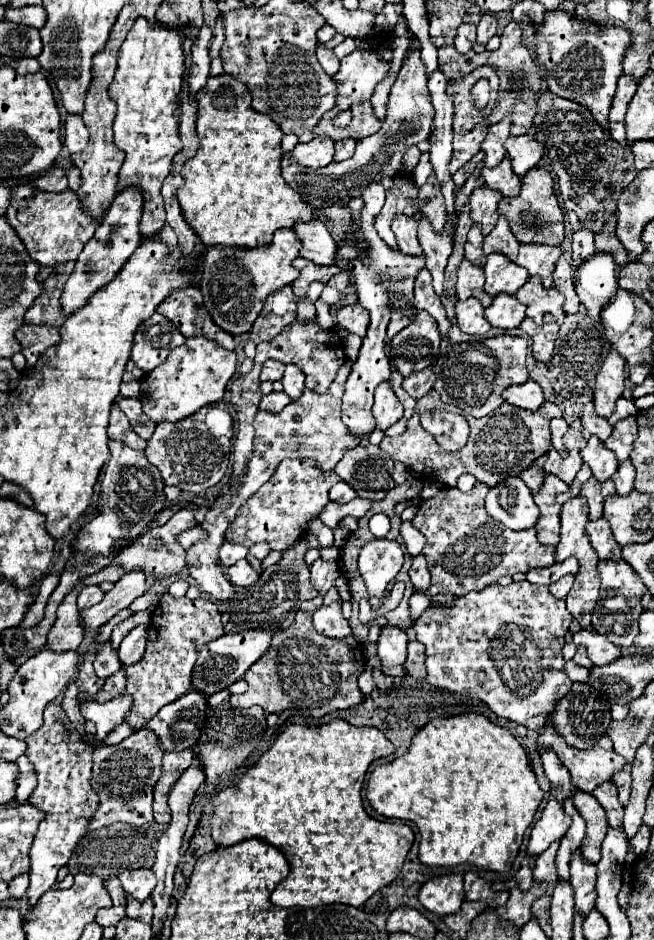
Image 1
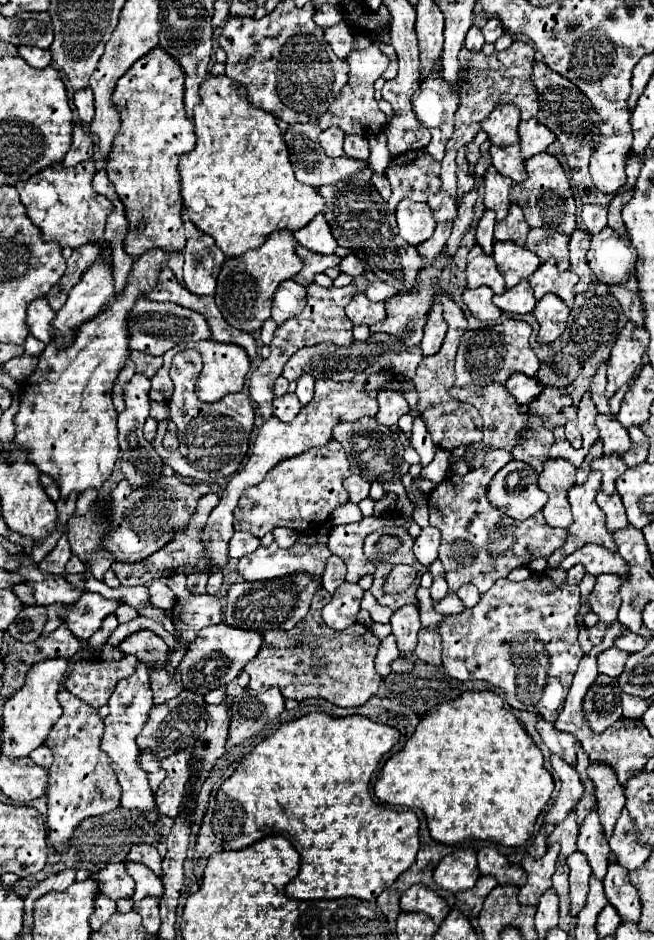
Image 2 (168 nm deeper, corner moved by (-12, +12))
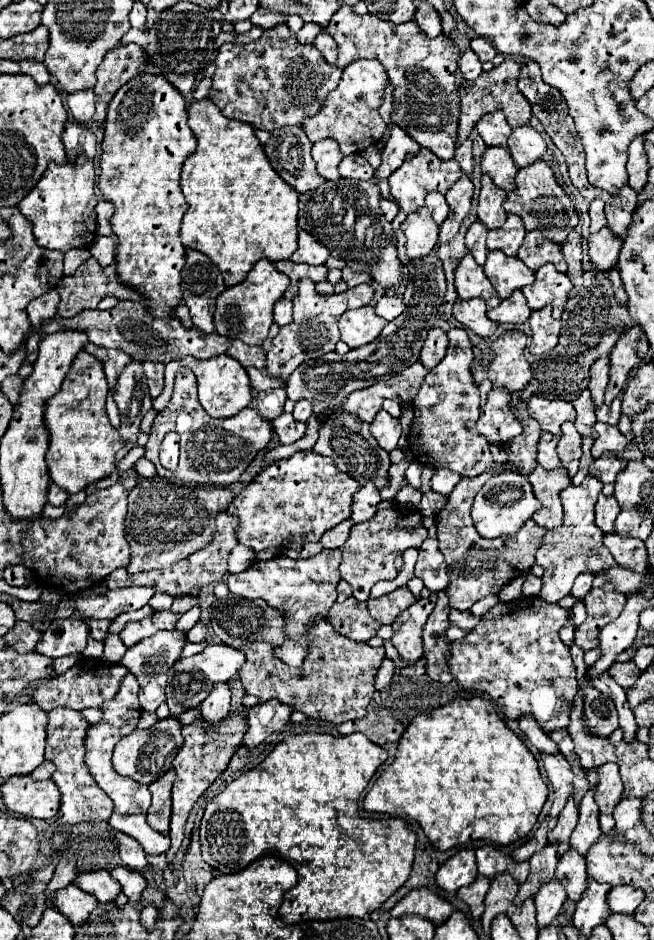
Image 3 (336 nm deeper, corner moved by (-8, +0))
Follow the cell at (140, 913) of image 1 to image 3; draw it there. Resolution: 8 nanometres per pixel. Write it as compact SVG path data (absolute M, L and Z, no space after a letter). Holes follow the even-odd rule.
M118 866L114 870L110 870L112 878L120 882L122 886L122 892L128 896L128 902L132 906L138 906L140 900L142 900L142 892L148 888L148 882L146 878L140 874L140 872L132 872L128 870L126 866Z

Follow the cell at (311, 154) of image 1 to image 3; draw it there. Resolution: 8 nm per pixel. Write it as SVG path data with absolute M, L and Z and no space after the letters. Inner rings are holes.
M328 138L328 140L320 140L312 146L312 158L316 160L316 168L320 172L320 176L324 176L326 180L338 180L340 172L338 172L338 164L342 160L342 152L338 148L338 142Z

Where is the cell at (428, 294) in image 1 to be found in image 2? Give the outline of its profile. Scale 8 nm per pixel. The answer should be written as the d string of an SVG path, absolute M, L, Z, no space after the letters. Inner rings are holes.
M442 290L438 292L436 298L442 300L444 320L448 322L448 334L446 334L446 340L444 340L440 352L430 356L430 358L424 358L420 362L416 378L412 382L414 382L416 390L418 390L418 410L420 410L420 416L422 416L424 424L426 424L434 444L438 448L442 448L442 450L454 450L458 446L470 446L470 444L480 442L484 422L482 422L482 416L478 414L478 410L472 404L456 400L446 390L446 386L454 386L454 380L456 380L454 378L454 358L456 358L456 350L458 350L460 338L466 332L466 318L464 318L464 312L456 306L456 302L448 294L444 294Z

